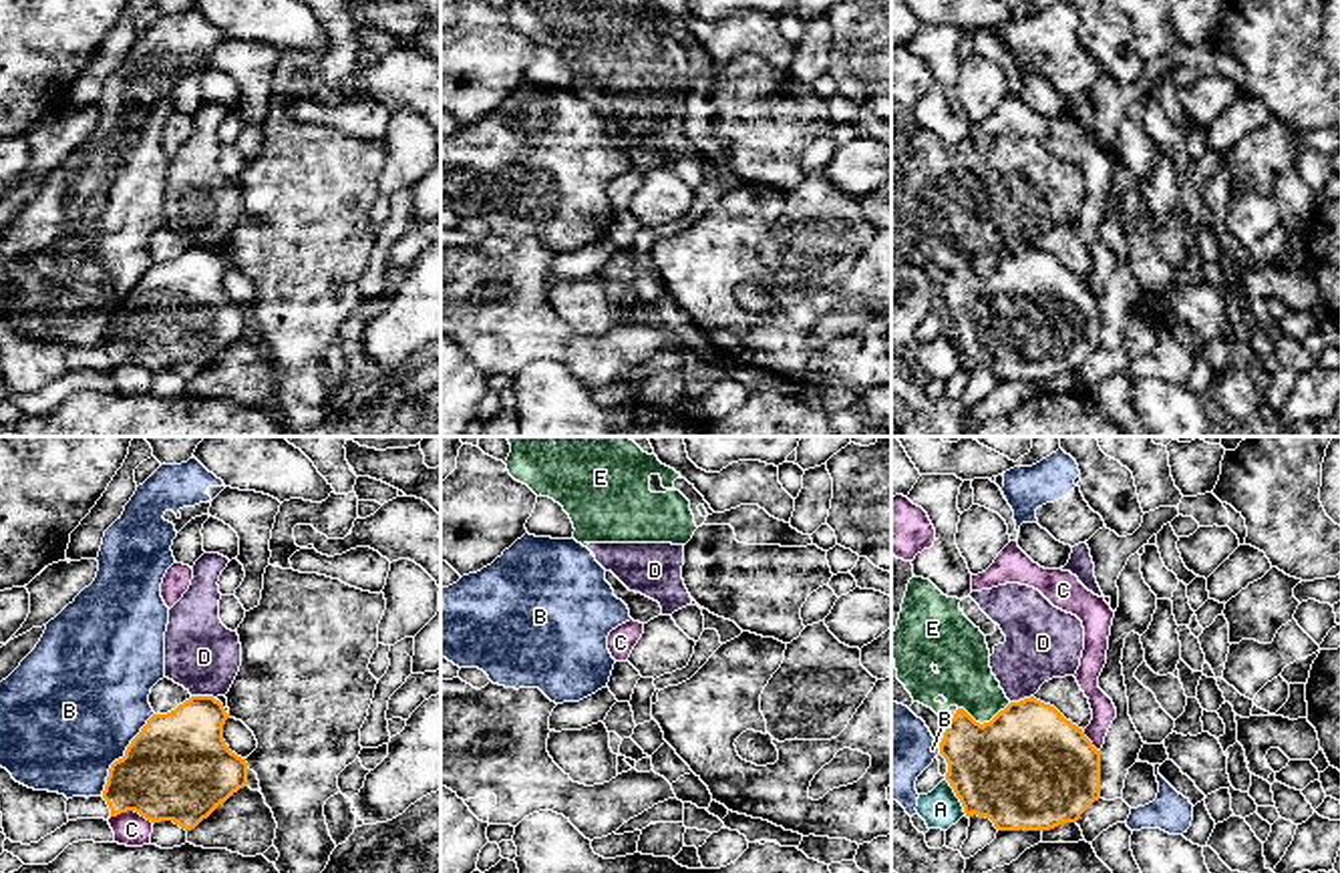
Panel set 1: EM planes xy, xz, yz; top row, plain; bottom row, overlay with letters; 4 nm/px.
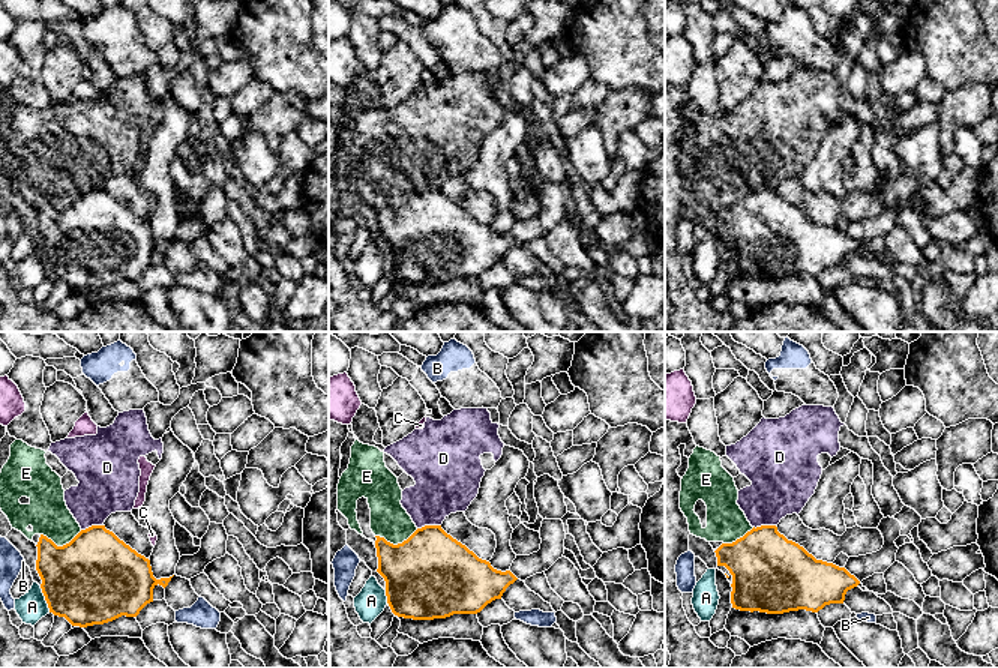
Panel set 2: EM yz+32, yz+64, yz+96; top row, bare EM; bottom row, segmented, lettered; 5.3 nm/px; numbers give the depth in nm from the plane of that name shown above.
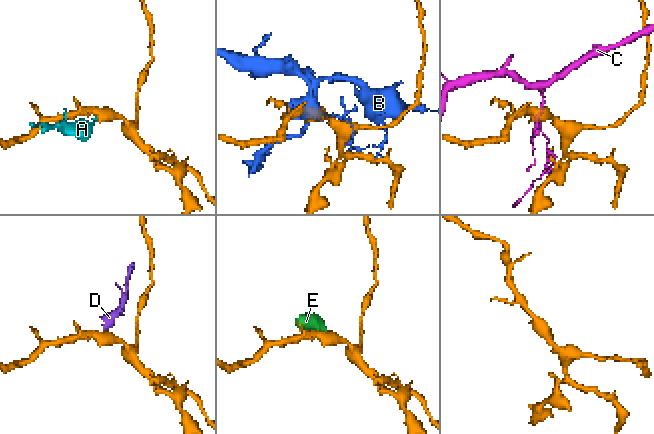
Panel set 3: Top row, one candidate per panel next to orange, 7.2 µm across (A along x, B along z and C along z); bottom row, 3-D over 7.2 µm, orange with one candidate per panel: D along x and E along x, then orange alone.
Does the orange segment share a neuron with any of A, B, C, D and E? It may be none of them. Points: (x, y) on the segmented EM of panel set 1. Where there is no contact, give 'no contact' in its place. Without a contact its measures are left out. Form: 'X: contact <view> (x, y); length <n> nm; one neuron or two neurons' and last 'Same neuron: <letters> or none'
A: contact yz (956, 795); length 170 nm; two neurons
B: contact xy (125, 755); length 400 nm; two neurons
C: contact xy (133, 809); length 180 nm; two neurons
D: contact xy (204, 696); length 100 nm; two neurons
E: contact yz (984, 723); length 220 nm; two neurons
Same neuron: none

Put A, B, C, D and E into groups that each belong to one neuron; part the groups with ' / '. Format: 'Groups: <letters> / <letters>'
Groups: A / B / C / D E

